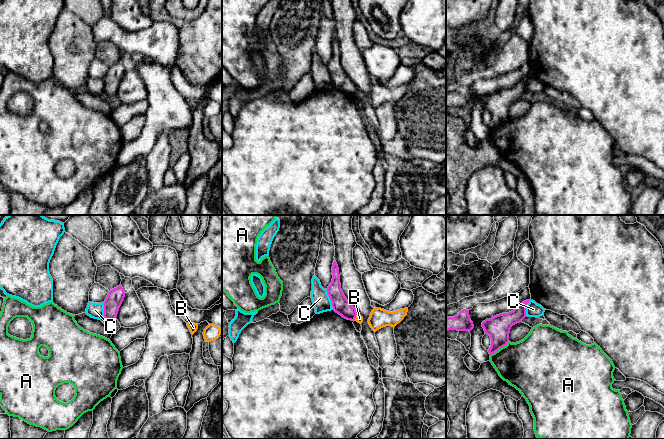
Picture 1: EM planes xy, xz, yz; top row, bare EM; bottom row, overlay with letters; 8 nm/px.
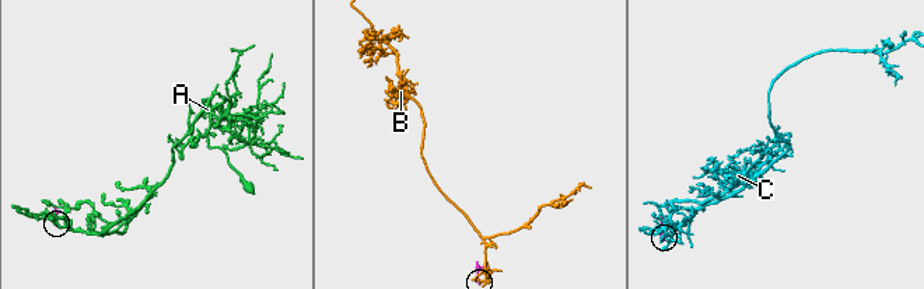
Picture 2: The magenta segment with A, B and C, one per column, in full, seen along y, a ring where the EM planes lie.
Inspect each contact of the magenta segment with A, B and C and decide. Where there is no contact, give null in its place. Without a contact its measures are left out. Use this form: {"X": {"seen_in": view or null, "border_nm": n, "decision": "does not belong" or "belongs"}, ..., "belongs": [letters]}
{"A": {"seen_in": "yz", "border_nm": 200, "decision": "does not belong"}, "B": {"seen_in": "xz", "border_nm": 50, "decision": "does not belong"}, "C": {"seen_in": "xz", "border_nm": 160, "decision": "does not belong"}, "belongs": []}

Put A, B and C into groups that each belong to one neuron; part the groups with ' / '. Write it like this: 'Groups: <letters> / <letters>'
Groups: A / B / C

